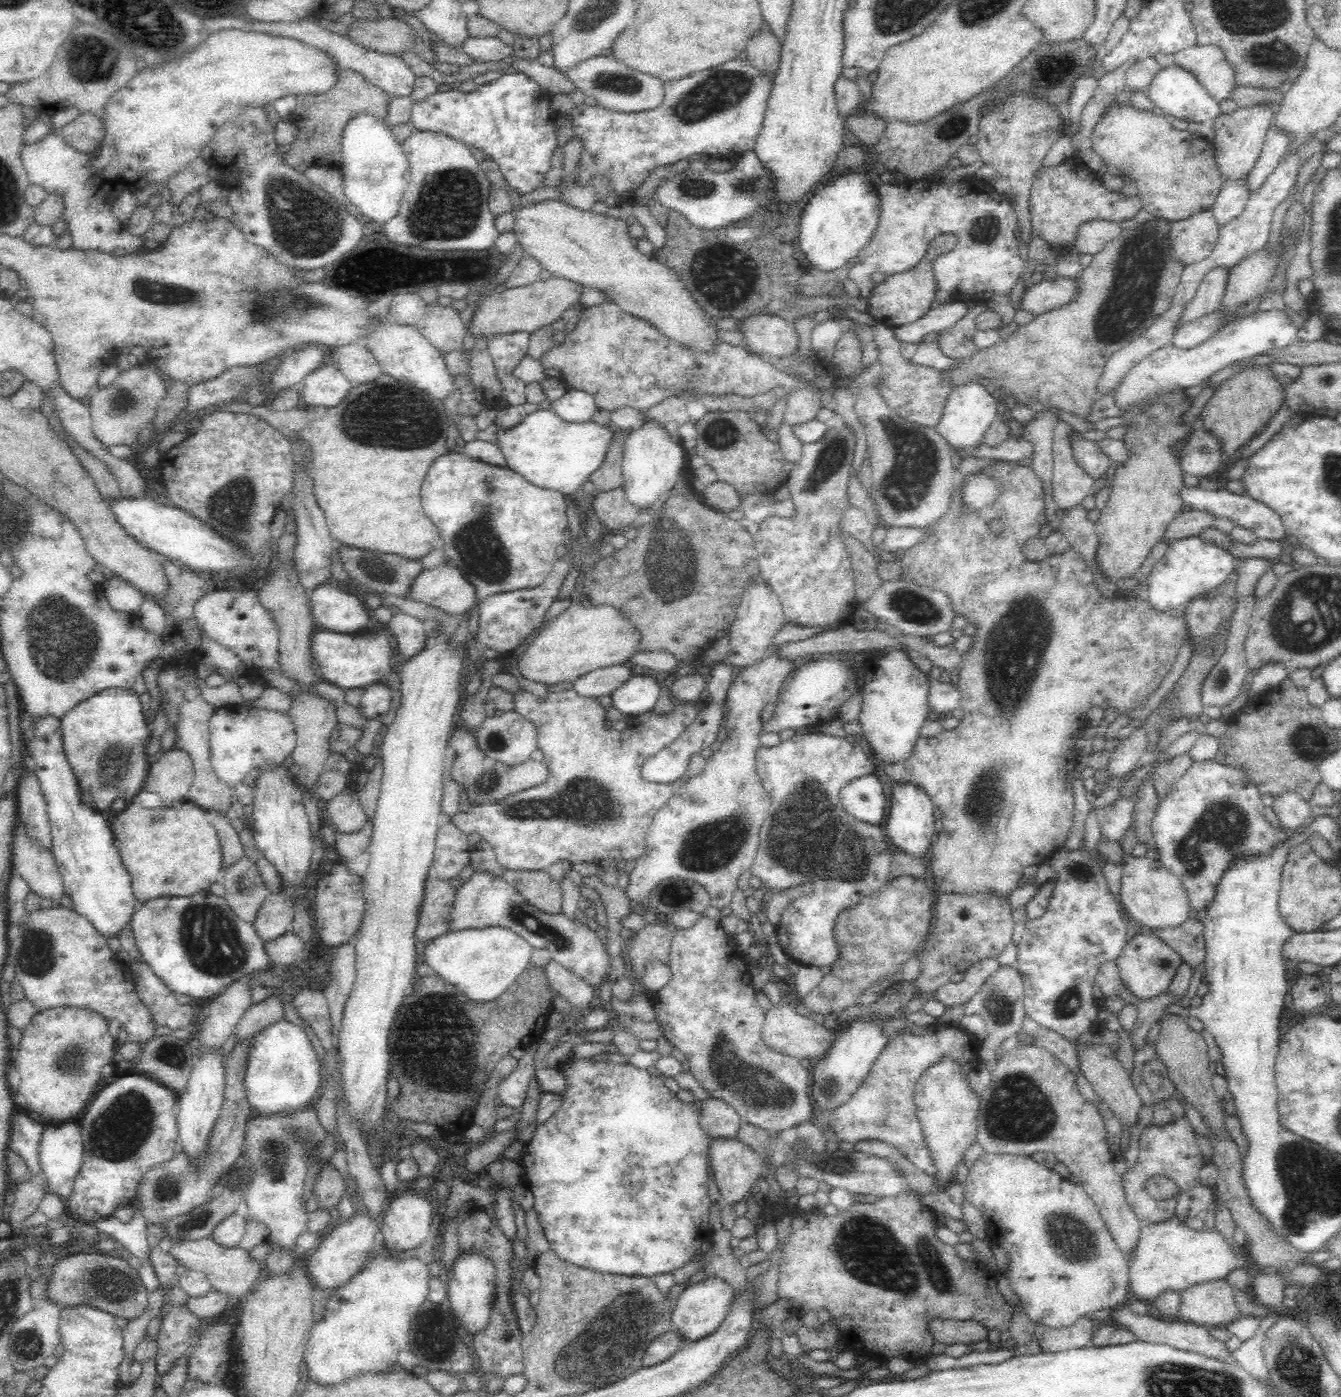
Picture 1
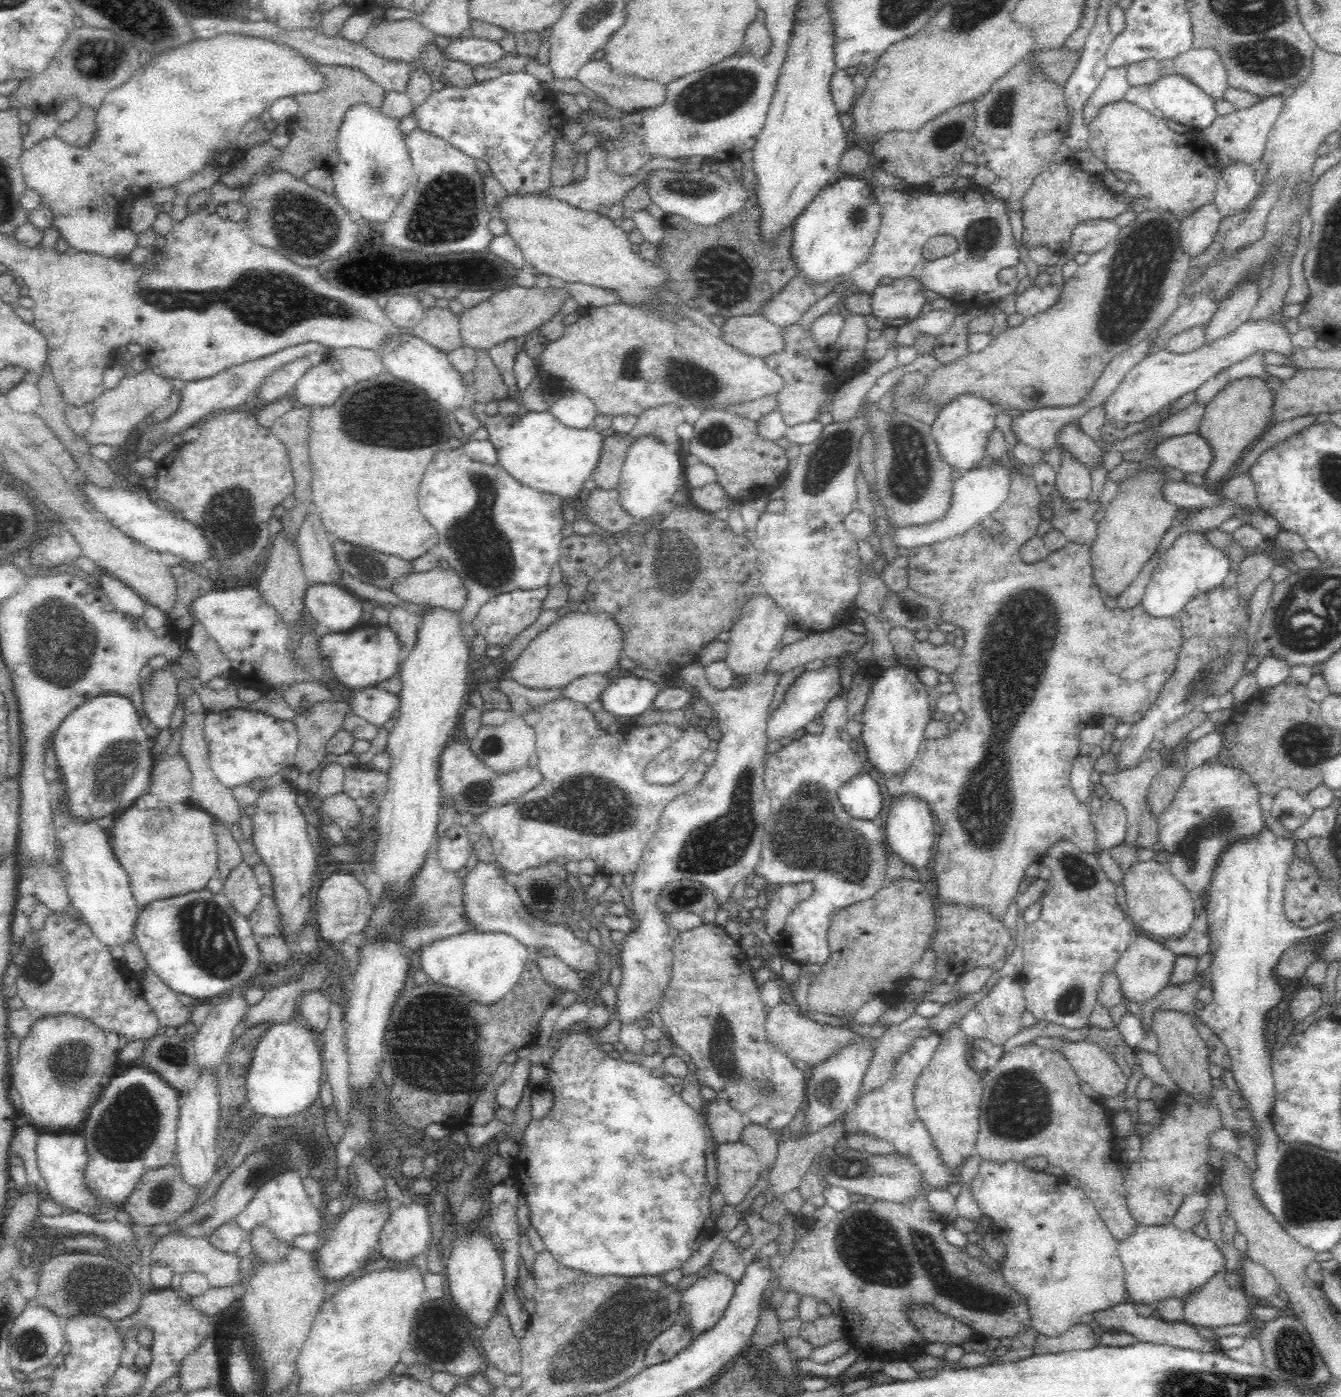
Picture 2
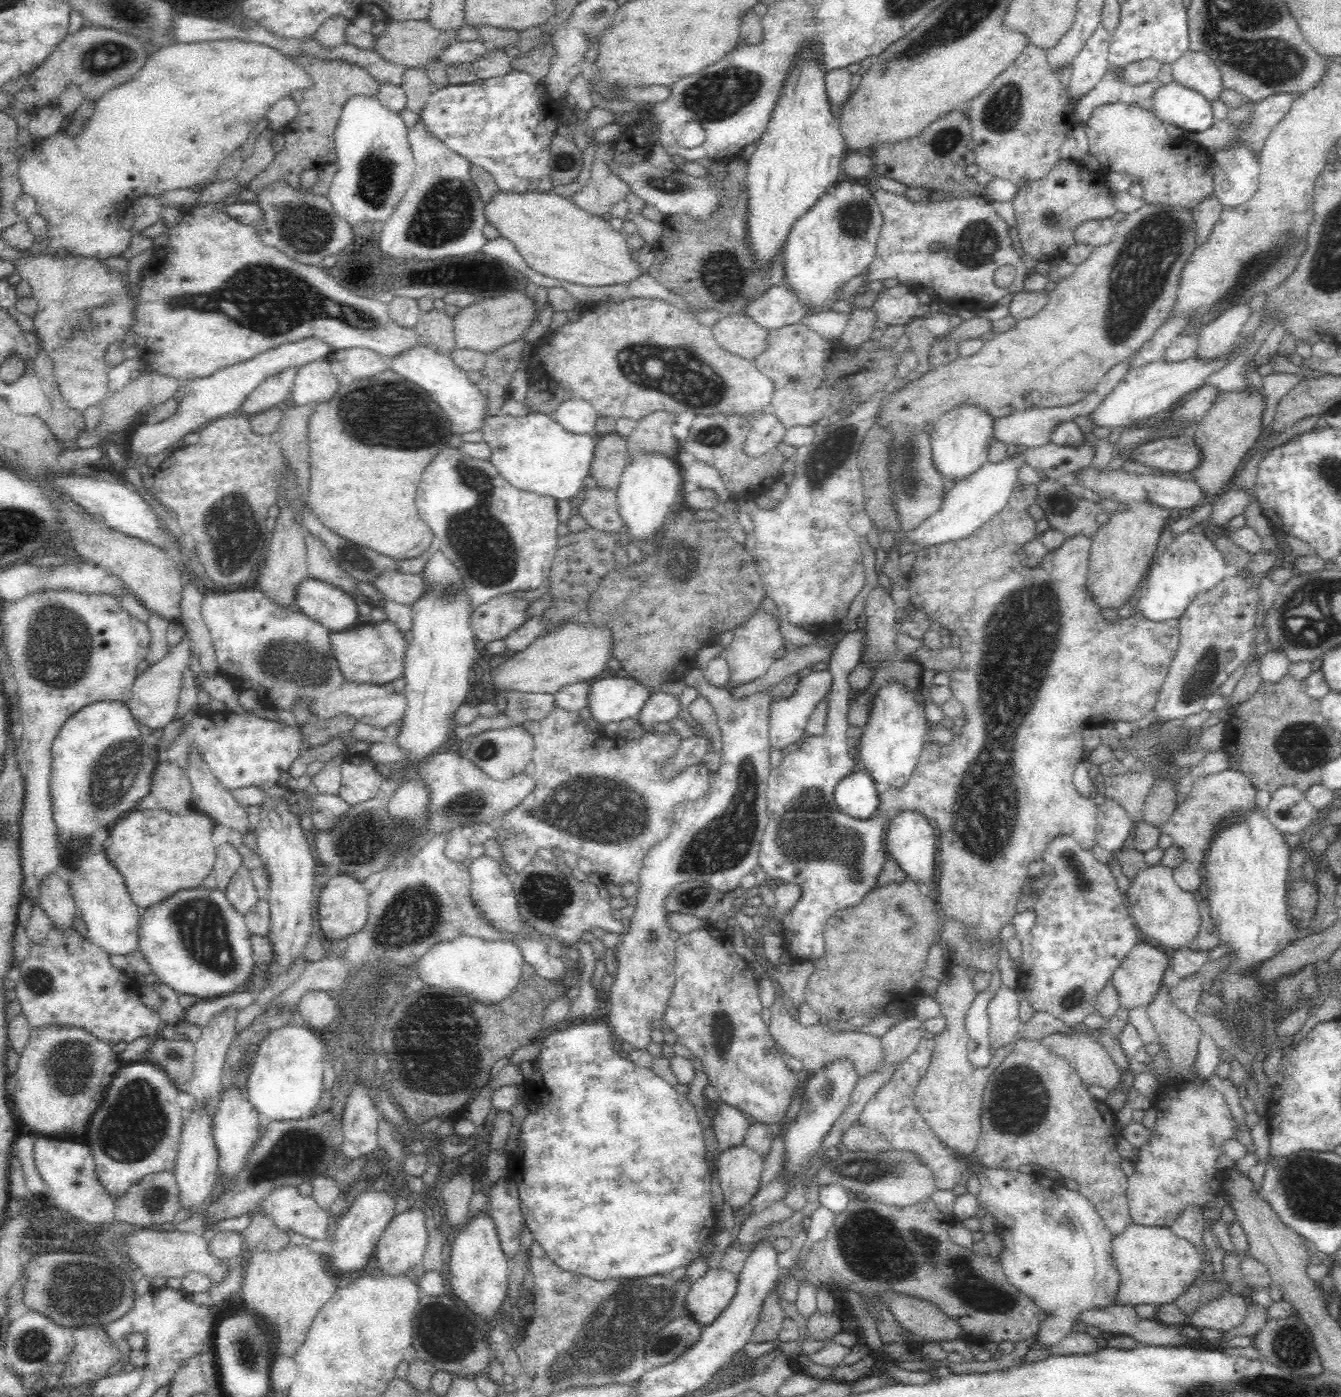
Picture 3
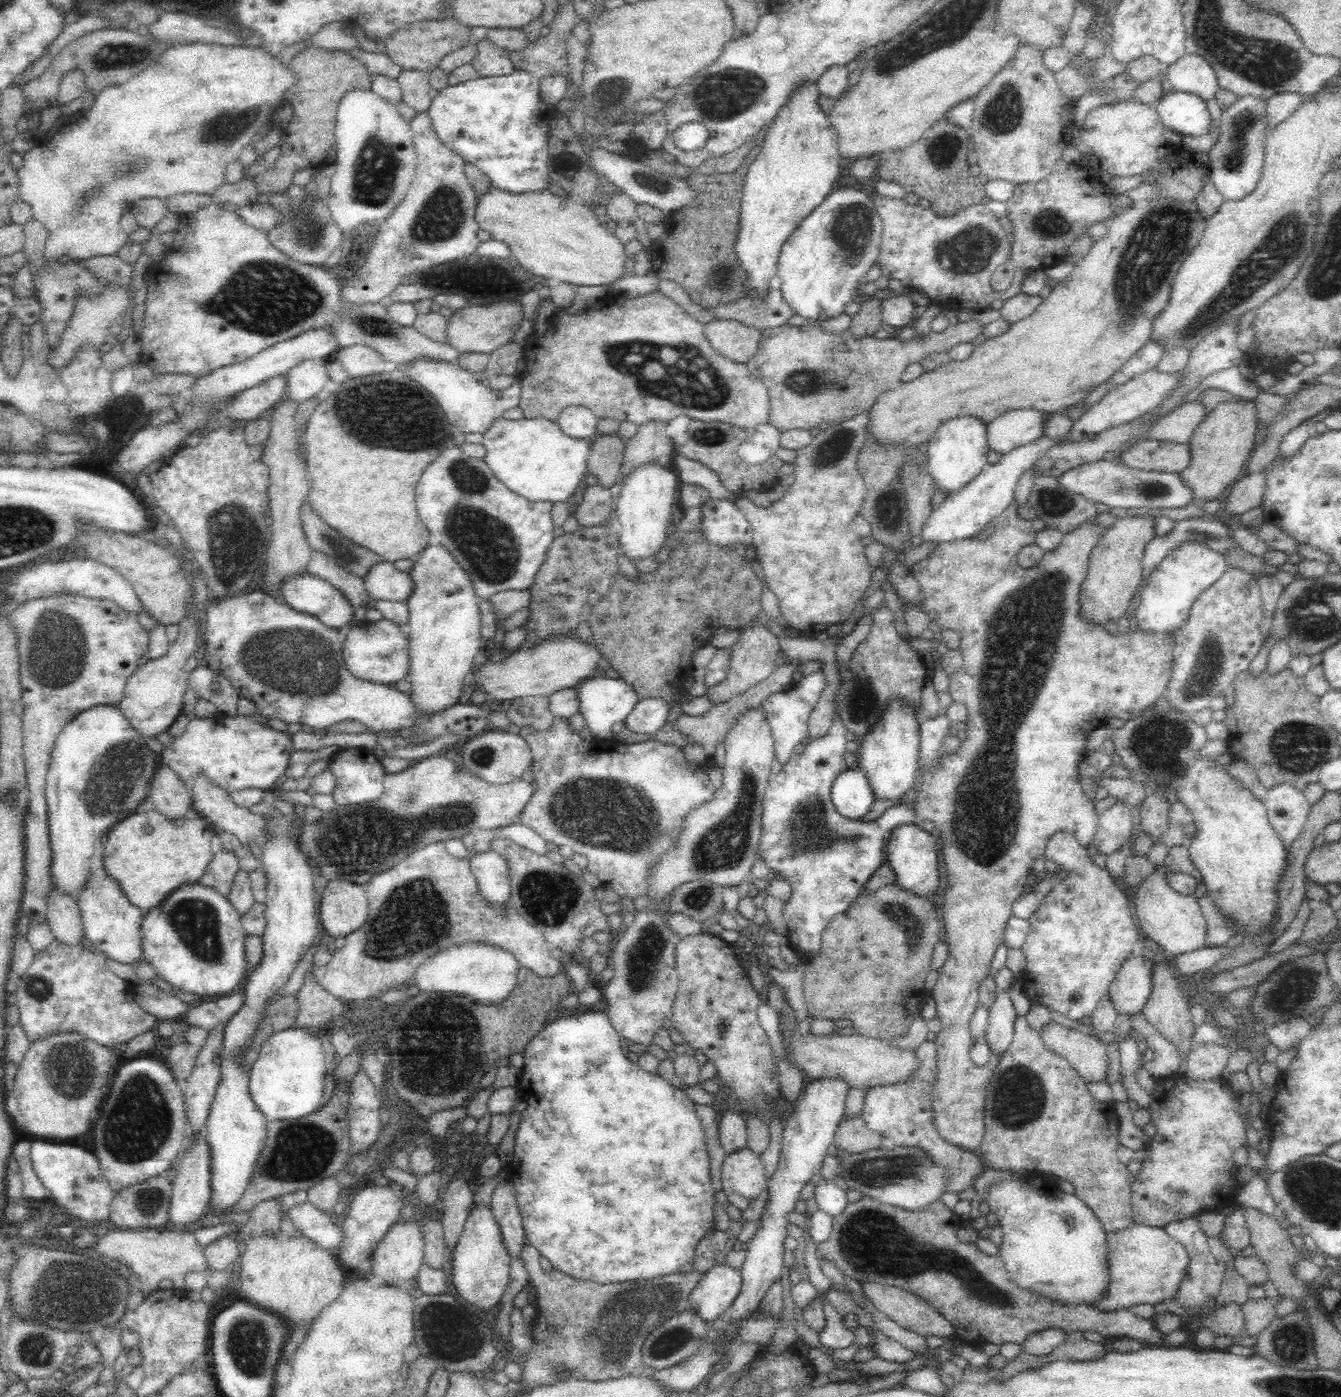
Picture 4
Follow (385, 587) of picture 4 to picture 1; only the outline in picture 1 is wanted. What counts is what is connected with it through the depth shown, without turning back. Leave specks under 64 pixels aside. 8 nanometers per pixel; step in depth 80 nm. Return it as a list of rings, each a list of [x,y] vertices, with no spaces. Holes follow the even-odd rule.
[[[445,561],[436,568],[424,570],[416,578],[410,598],[457,615],[468,612],[476,603],[478,589],[465,579],[460,568]]]

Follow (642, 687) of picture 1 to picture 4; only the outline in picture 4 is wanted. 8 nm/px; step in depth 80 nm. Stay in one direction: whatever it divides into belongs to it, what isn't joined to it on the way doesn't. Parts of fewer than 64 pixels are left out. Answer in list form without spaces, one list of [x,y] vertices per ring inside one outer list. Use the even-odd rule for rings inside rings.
[[[590,677],[579,683],[578,699],[580,699],[579,712],[583,715],[586,726],[592,736],[601,739],[614,739],[613,725],[624,720],[634,711],[636,704],[640,702],[640,693],[636,687],[630,685],[622,677]]]

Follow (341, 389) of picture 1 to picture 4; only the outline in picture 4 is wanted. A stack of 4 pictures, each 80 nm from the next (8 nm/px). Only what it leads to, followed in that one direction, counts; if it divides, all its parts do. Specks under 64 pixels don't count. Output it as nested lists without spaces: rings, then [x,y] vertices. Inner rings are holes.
[[[306,360],[288,372],[288,399],[295,404],[316,396],[324,397],[333,388],[326,361]]]

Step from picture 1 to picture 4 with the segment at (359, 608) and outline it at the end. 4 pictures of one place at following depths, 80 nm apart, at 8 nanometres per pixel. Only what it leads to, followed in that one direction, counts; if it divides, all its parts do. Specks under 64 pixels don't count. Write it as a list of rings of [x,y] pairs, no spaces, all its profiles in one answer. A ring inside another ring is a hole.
[[[306,574],[295,577],[292,581],[282,586],[282,597],[286,605],[317,618],[324,626],[344,632],[351,627],[354,618],[354,605],[348,597],[344,596],[338,589],[332,587],[328,582]]]

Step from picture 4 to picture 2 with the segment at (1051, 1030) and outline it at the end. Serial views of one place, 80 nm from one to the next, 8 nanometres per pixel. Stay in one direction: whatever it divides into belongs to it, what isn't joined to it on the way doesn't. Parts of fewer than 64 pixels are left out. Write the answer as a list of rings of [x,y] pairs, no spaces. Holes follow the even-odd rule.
[[[1044,1036],[1034,1038],[1033,1044],[1038,1047],[1044,1047],[1052,1052],[1059,1052],[1072,1066],[1072,1069],[1075,1070],[1079,1080],[1088,1083],[1104,1098],[1124,1098],[1124,1102],[1122,1102],[1122,1106],[1120,1106],[1120,1112],[1122,1112],[1122,1110],[1124,1110],[1124,1112],[1136,1112],[1136,1110],[1138,1110],[1138,1102],[1140,1102],[1140,1099],[1138,1099],[1136,1095],[1128,1096],[1128,1094],[1126,1094],[1126,1082],[1128,1080],[1126,1074],[1122,1072],[1120,1066],[1112,1060],[1105,1050],[1097,1044],[1086,1040],[1059,1042],[1057,1039]]]

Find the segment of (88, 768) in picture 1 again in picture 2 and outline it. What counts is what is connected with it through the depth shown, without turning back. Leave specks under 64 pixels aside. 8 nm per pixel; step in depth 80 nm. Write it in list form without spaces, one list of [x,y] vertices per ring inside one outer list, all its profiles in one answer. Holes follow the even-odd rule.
[[[106,693],[88,699],[72,710],[56,730],[56,757],[66,775],[66,789],[70,806],[76,815],[102,818],[128,808],[143,794],[148,793],[149,776],[156,758],[151,752],[153,739],[140,725],[141,719],[130,697],[120,693]]]

